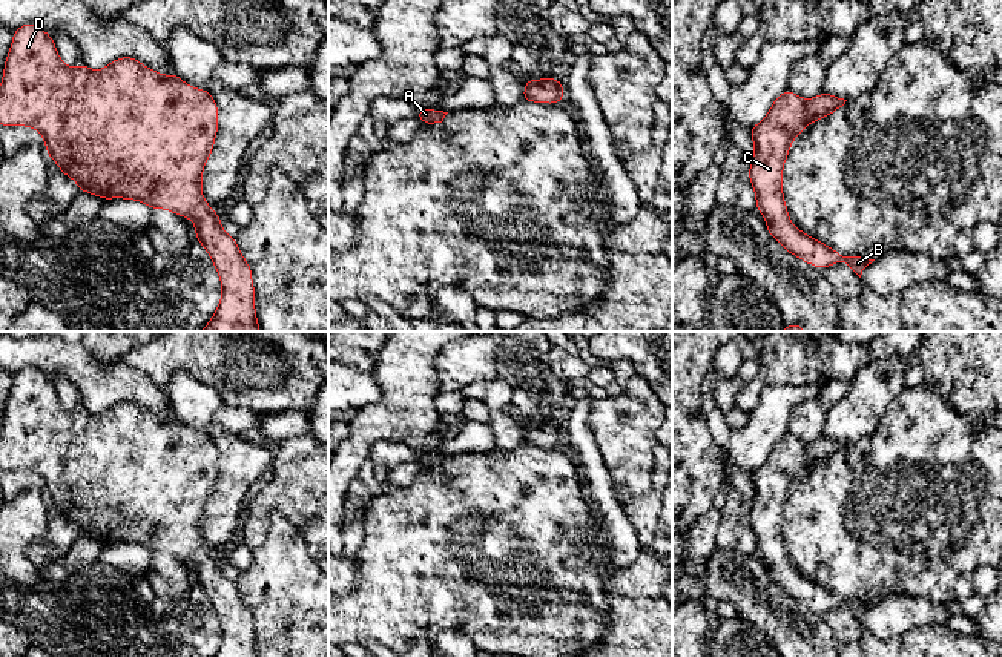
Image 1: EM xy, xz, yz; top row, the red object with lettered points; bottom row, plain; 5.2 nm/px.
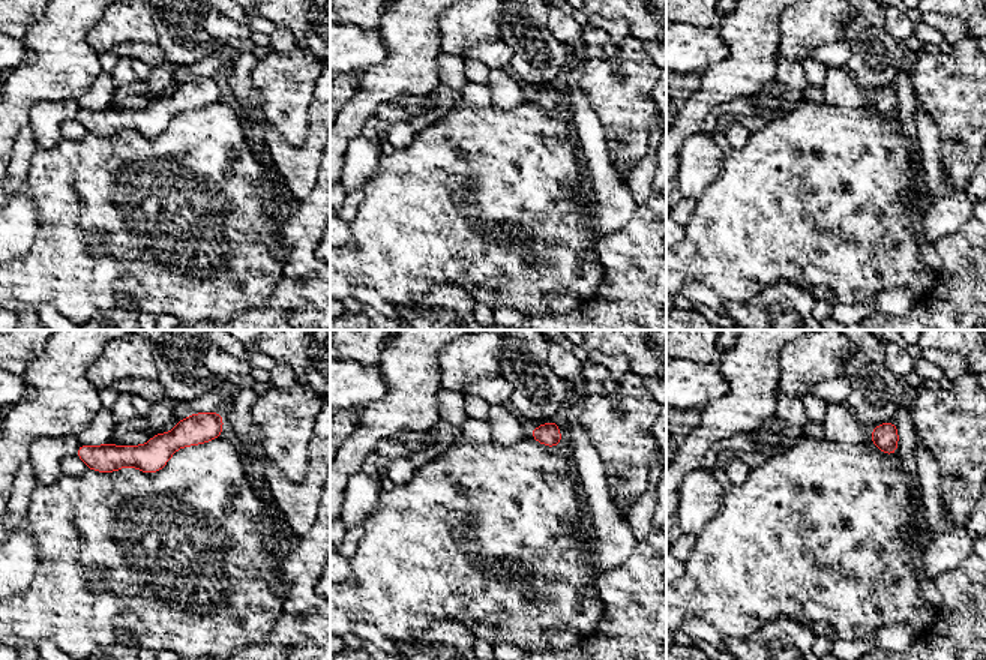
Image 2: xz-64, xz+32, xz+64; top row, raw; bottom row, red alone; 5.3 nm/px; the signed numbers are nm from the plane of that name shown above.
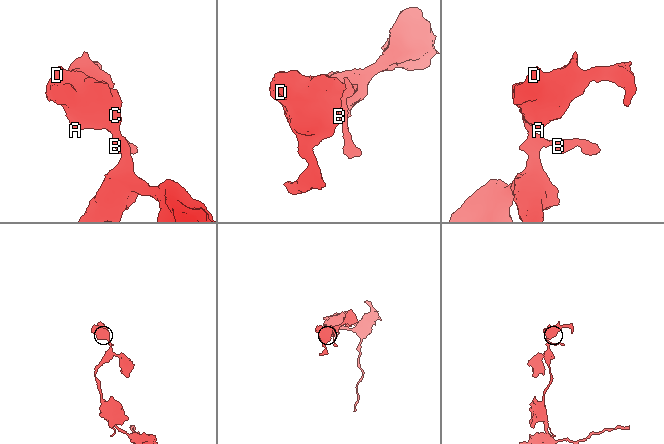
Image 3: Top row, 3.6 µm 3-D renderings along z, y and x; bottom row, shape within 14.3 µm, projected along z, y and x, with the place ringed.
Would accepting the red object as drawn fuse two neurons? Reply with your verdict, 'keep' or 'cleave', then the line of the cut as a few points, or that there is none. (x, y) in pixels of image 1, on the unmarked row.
keep | no cut

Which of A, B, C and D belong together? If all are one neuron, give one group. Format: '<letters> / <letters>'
A B C D

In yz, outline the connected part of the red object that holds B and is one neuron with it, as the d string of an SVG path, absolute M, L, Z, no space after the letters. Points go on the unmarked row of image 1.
M786 433L772 448L769 457L749 477L755 497L749 511L749 525L755 533L756 554L766 560L767 576L787 597L796 599L821 614L844 605L859 622L875 603L842 600L832 591L803 577L789 563L783 542L783 510L792 485L809 467L826 462L842 451L847 444L821 436L804 444Z

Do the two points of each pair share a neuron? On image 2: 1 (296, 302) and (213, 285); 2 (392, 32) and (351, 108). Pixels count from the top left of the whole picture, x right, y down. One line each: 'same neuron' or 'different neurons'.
1: different neurons
2: same neuron

